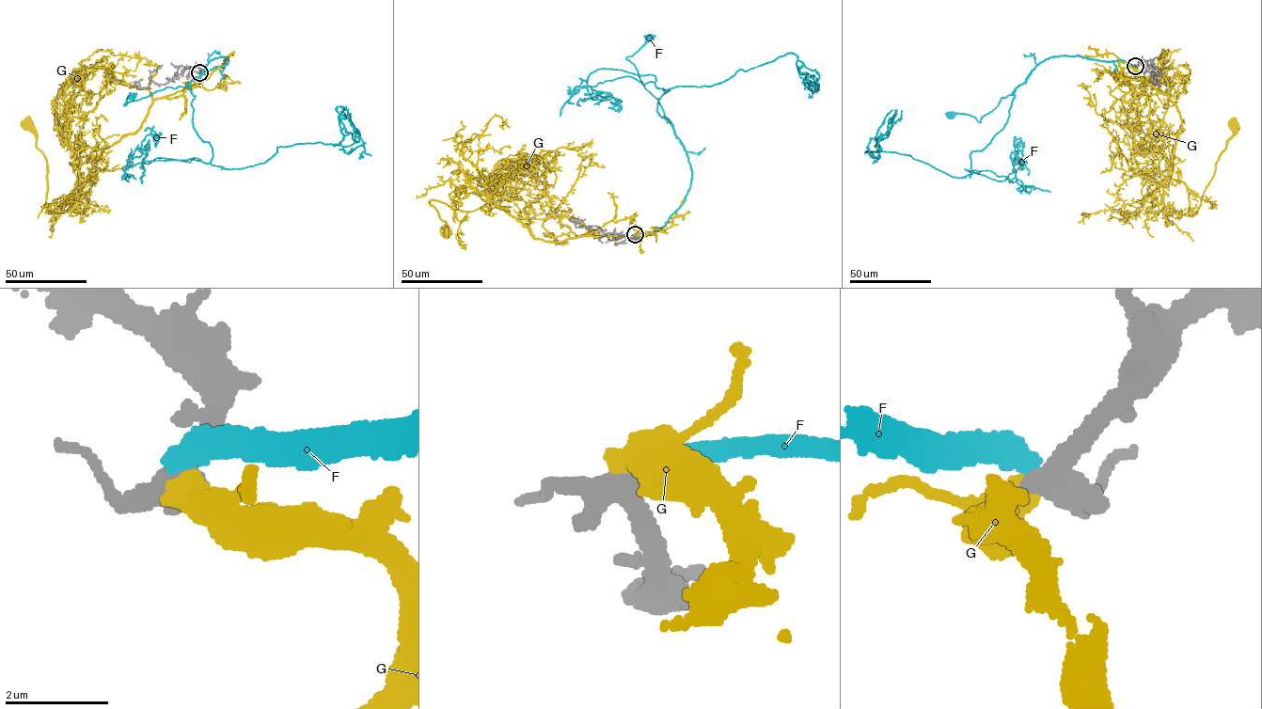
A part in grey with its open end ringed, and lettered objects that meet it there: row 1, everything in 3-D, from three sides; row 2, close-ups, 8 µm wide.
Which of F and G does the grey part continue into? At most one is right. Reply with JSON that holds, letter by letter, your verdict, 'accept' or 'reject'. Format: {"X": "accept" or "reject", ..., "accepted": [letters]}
{"F": "reject", "G": "accept", "accepted": ["G"]}

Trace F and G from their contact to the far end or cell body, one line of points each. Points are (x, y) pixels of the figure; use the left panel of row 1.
F: (198, 72), (224, 67), (228, 60), (215, 57), (200, 76), (185, 86), (166, 86), (125, 105), (132, 96)
G: (198, 72), (205, 79), (155, 98), (140, 128), (103, 149), (60, 212), (46, 206), (46, 159), (28, 121)

